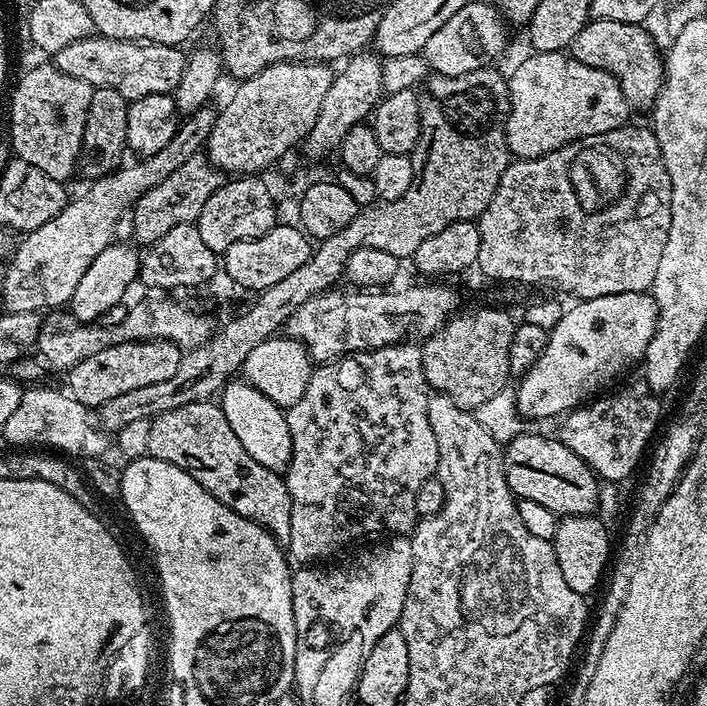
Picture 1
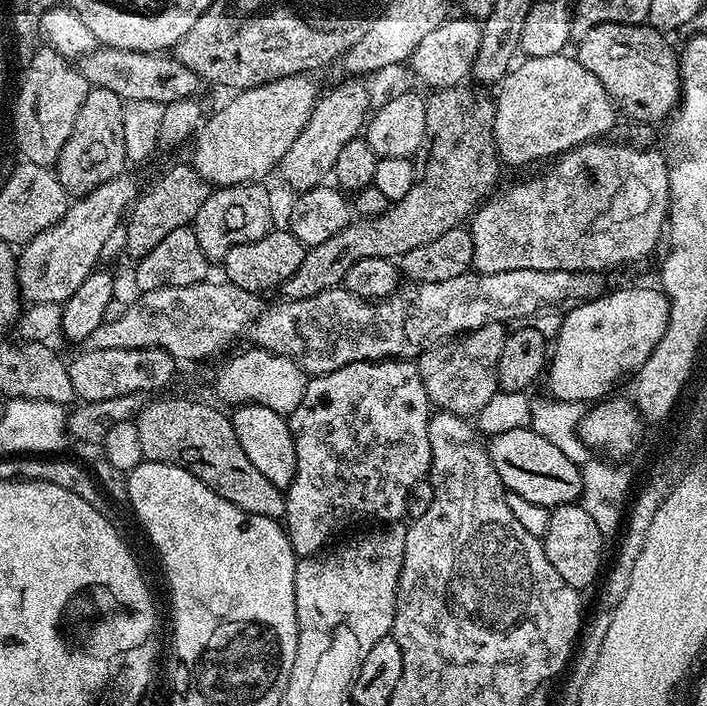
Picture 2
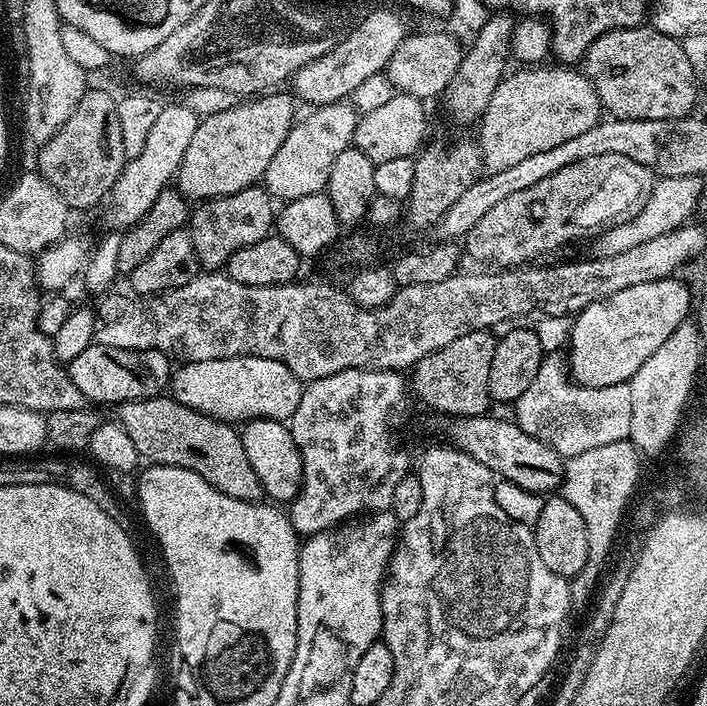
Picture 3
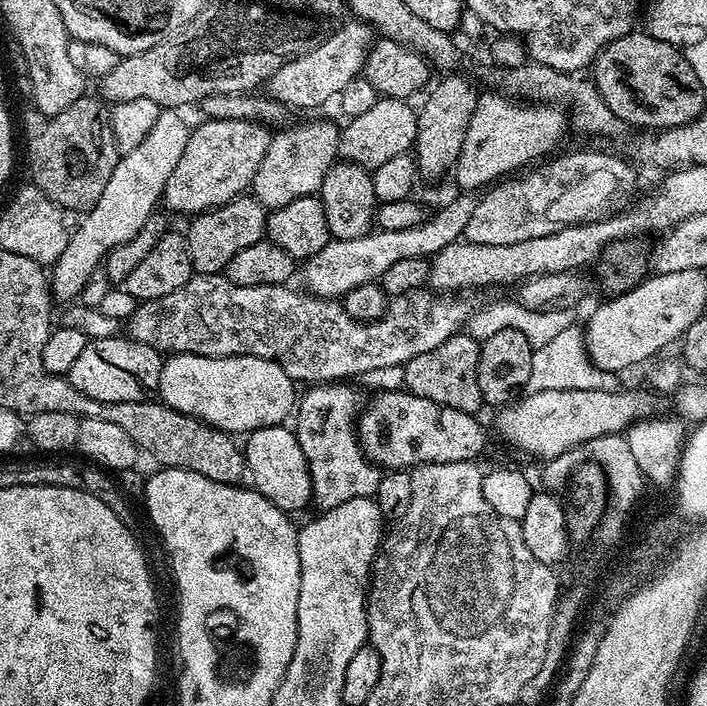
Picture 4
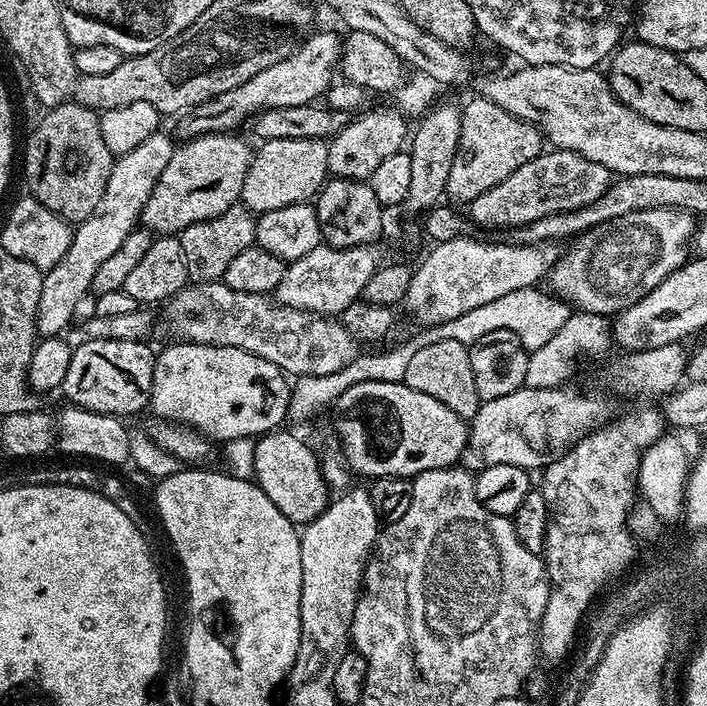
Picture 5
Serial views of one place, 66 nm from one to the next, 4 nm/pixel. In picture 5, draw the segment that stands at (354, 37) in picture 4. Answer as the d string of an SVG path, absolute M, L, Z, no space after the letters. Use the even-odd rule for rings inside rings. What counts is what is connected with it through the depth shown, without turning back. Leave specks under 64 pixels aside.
M320 32L317 36L311 36L309 35L295 52L282 58L282 62L274 62L274 66L258 70L258 74L242 82L242 86L234 86L234 90L226 90L214 99L191 109L187 114L181 115L181 137L205 136L211 132L232 132L239 129L236 127L243 120L251 121L263 108L302 106L319 101L334 83L332 71L335 73L338 68L342 40L339 35L336 37L332 32Z

